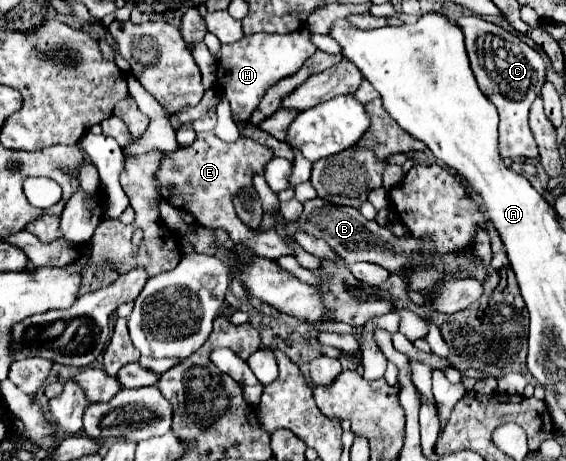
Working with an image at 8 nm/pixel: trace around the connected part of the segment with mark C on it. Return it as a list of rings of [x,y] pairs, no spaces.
[[[461,16],[457,18],[457,24],[465,34],[465,46],[477,84],[499,110],[501,158],[537,158],[539,150],[529,130],[529,108],[541,94],[541,86],[545,80],[545,62],[541,54],[521,42],[515,34],[479,16]]]

